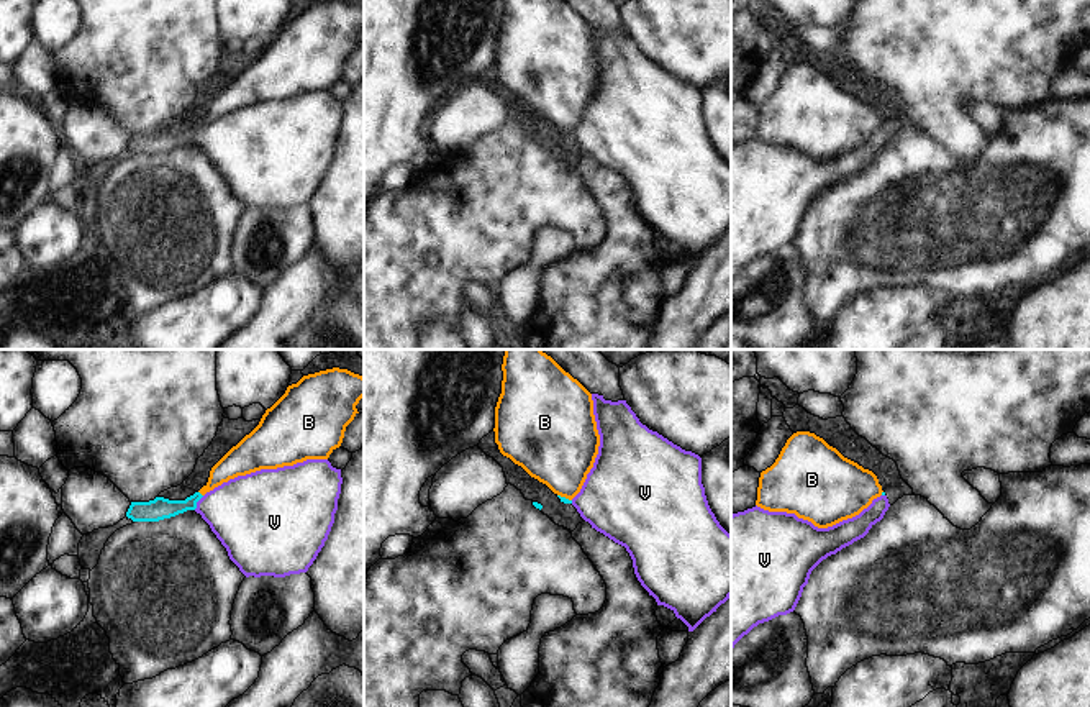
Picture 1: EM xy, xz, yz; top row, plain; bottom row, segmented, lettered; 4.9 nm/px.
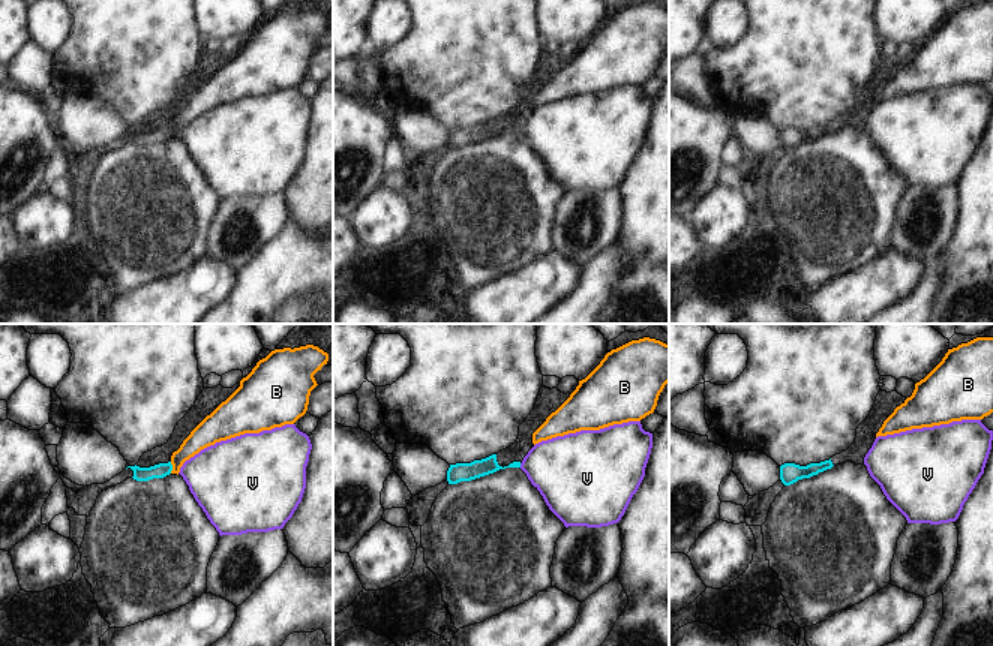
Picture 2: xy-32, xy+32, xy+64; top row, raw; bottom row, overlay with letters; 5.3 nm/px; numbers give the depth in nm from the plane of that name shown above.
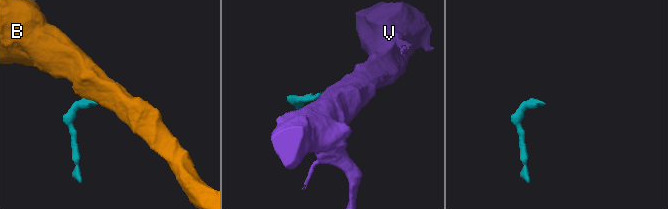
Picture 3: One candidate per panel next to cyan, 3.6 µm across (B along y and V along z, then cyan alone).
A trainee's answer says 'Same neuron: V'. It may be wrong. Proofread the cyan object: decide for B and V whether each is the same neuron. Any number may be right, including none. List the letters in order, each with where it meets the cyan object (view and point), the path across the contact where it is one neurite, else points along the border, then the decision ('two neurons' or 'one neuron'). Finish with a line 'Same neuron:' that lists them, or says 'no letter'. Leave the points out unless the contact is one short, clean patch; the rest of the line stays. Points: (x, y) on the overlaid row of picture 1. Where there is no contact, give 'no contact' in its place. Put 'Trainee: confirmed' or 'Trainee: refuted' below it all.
B: contact xy (200, 494); border xy (199, 491), (202, 496); two neurons
V: contact xy (197, 501); way xy (158, 509), (179, 507), (197, 501), (205, 506), (246, 514); one neuron
Same neuron: V
Trainee: confirmed

